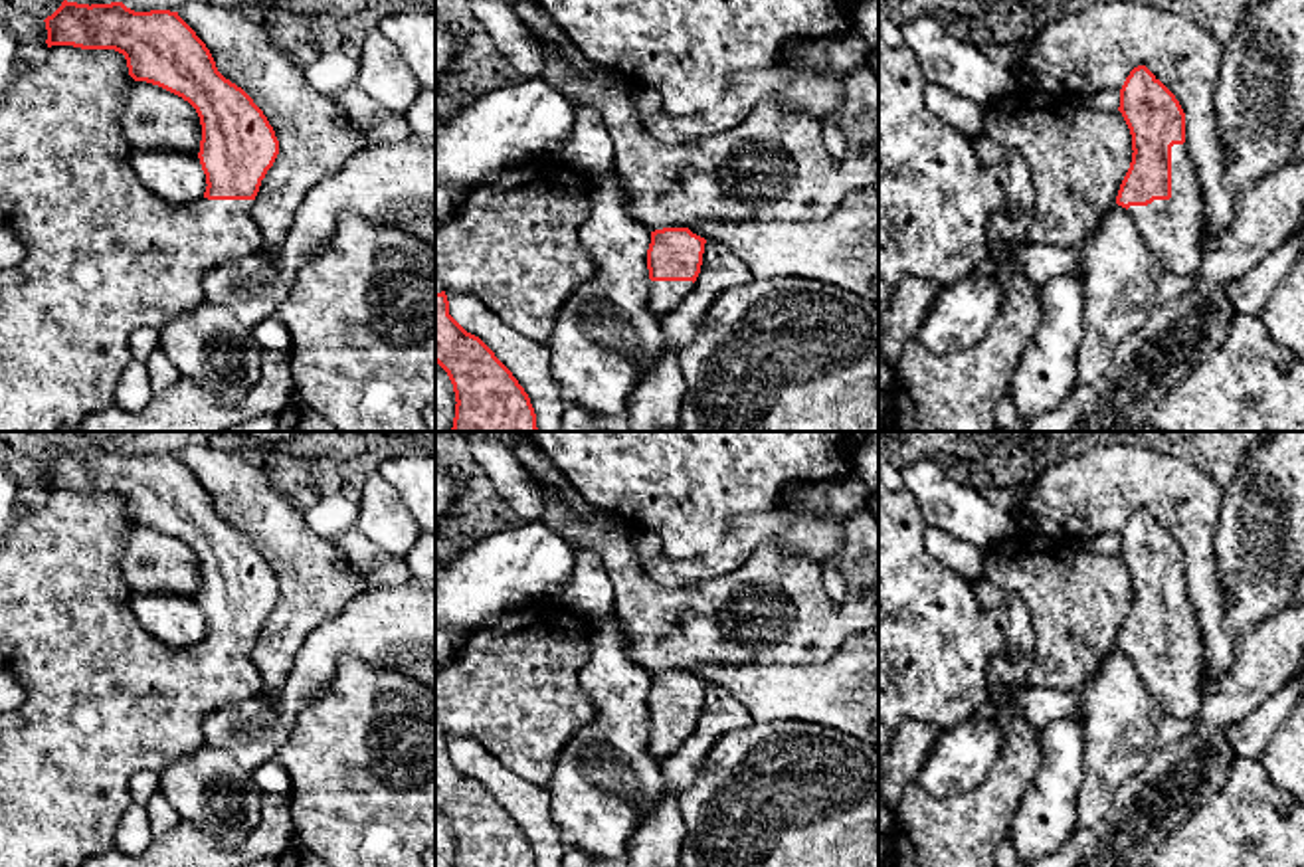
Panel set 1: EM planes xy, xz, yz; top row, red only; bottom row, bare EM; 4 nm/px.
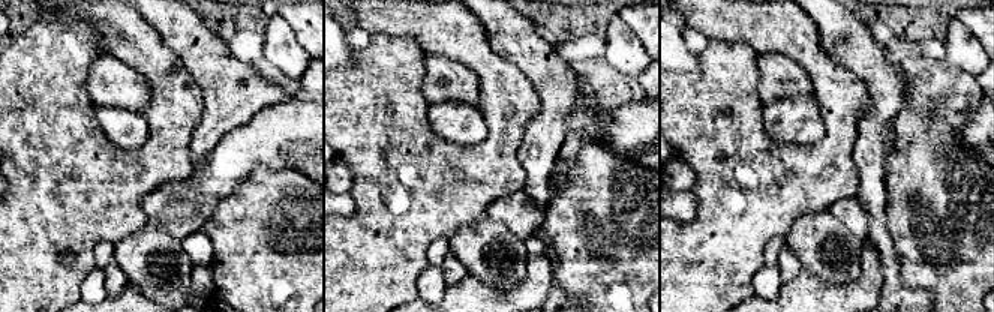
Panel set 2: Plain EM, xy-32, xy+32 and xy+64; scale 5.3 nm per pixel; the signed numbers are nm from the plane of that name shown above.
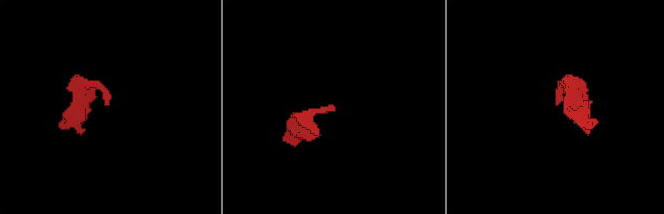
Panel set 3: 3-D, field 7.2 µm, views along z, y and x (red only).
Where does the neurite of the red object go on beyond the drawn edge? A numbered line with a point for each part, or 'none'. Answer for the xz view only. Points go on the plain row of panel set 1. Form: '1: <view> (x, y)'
1: xz (663, 741)

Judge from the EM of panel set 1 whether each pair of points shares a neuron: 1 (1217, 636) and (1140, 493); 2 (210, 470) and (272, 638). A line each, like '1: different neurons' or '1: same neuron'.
1: same neuron
2: same neuron

